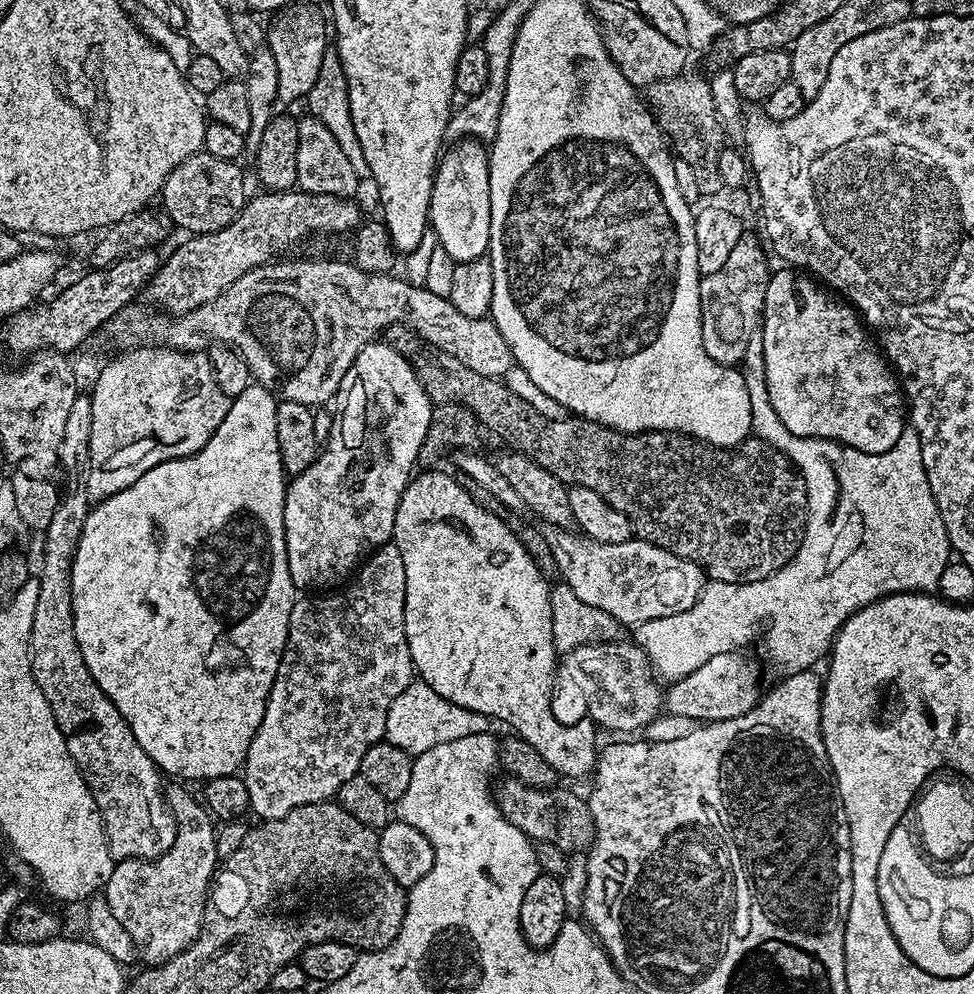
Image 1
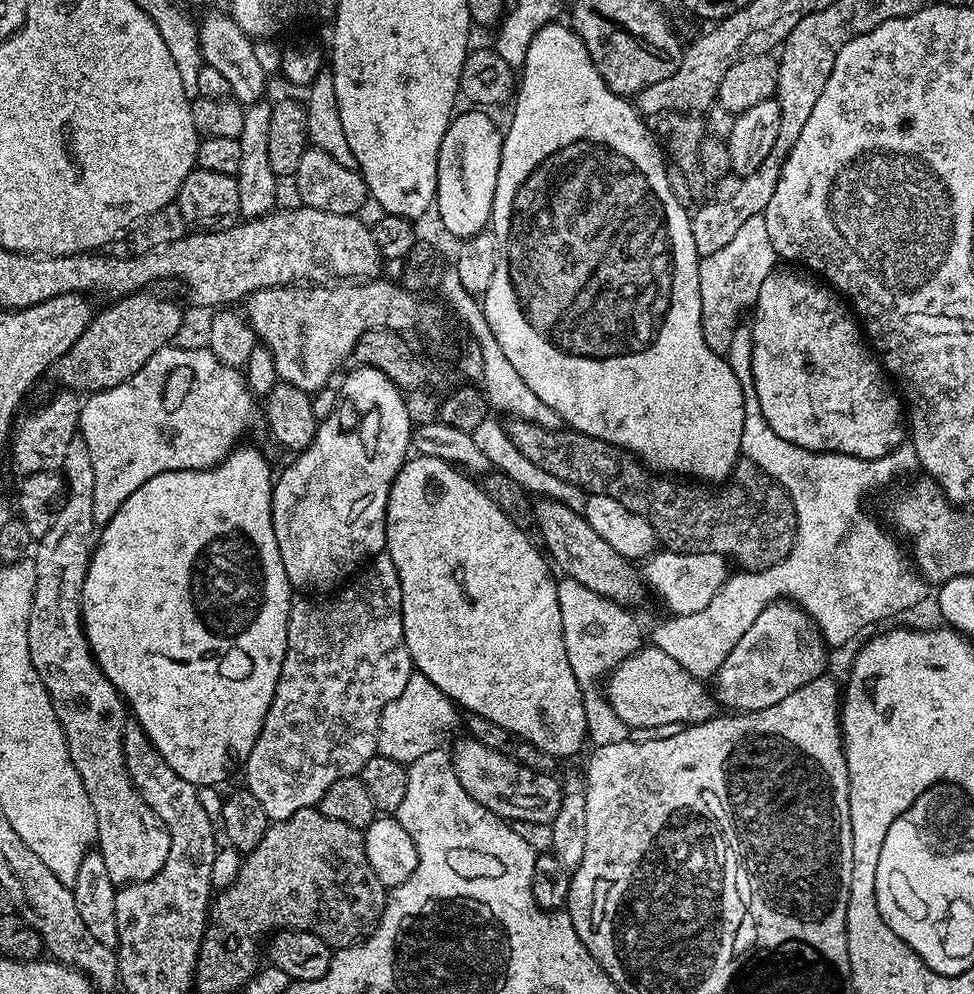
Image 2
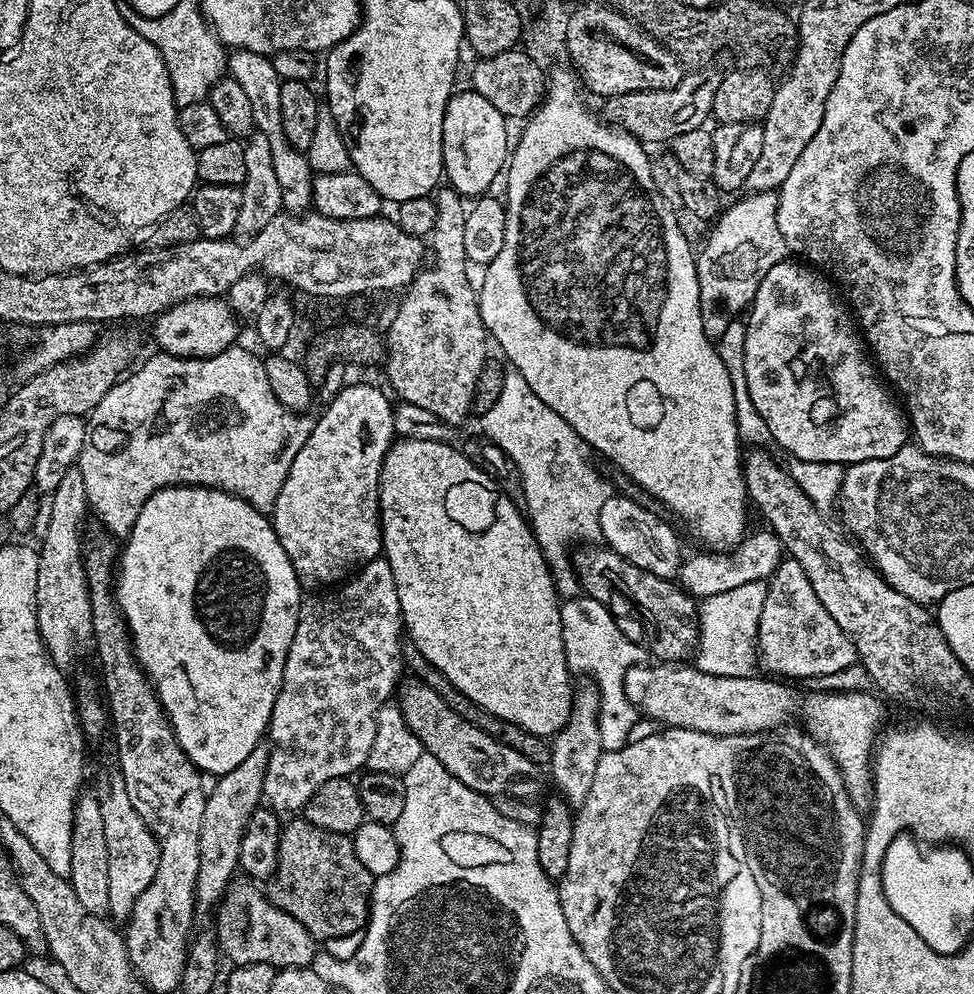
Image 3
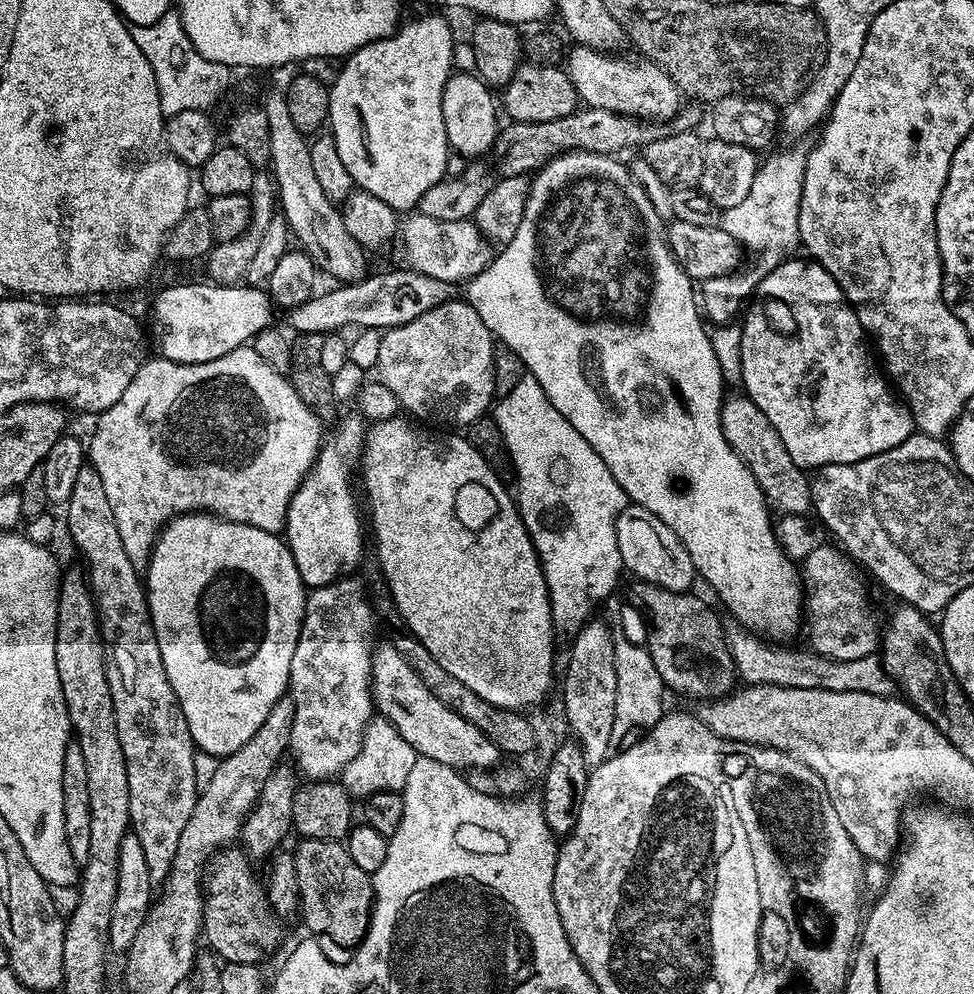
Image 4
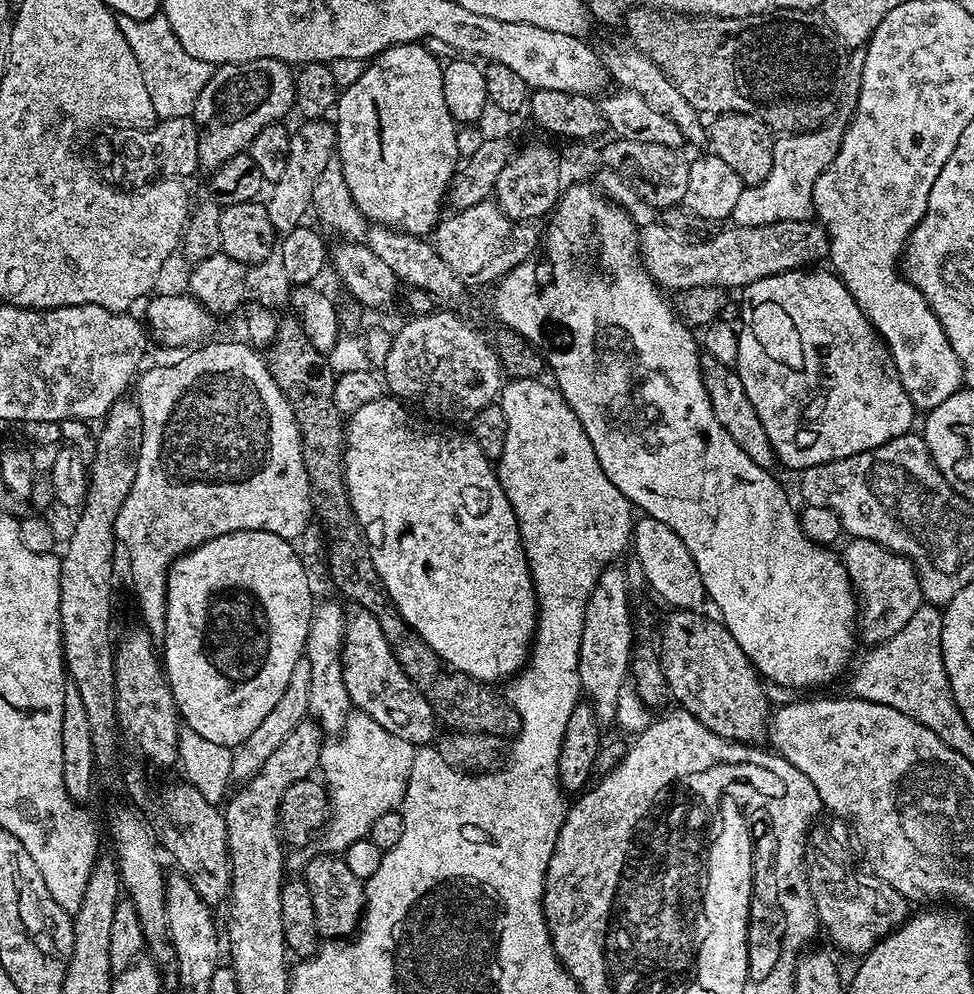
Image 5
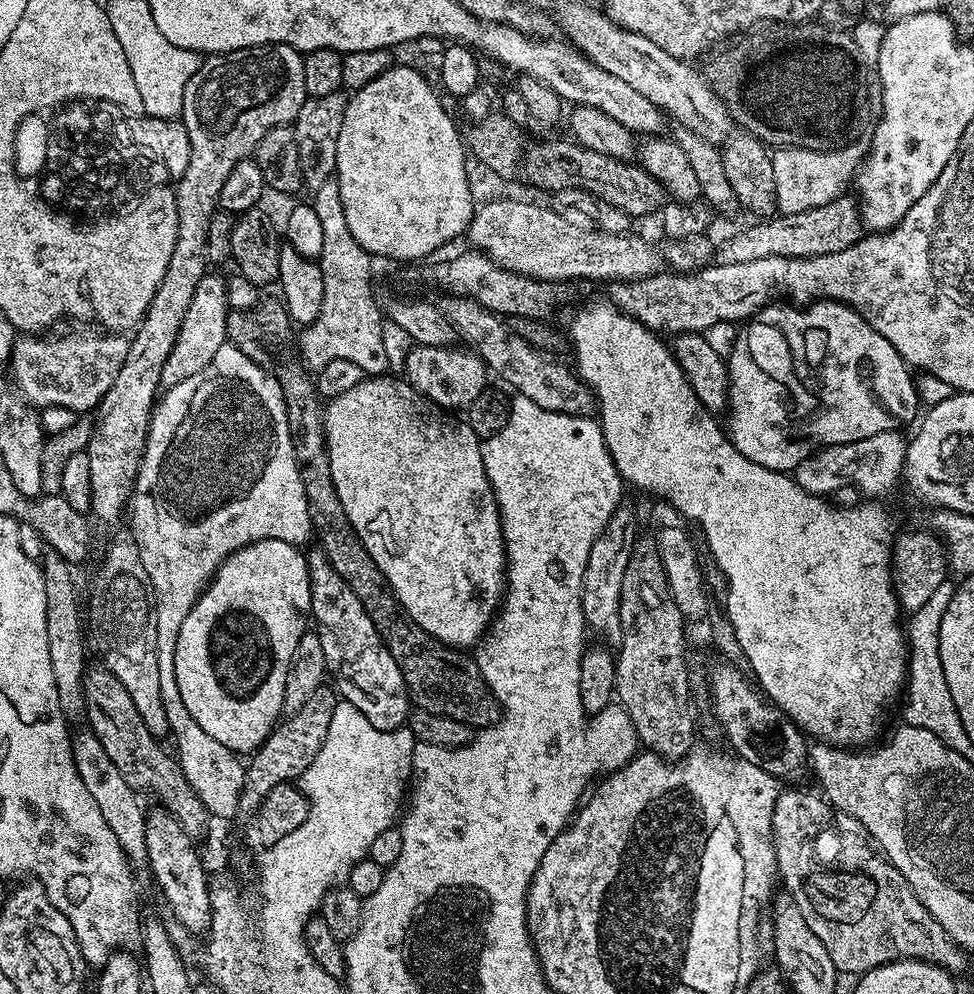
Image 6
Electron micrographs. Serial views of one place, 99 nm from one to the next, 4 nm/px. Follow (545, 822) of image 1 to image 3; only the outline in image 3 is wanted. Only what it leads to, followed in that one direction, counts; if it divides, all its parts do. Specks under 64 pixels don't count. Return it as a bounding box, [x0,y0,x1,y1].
[398,678,544,800]

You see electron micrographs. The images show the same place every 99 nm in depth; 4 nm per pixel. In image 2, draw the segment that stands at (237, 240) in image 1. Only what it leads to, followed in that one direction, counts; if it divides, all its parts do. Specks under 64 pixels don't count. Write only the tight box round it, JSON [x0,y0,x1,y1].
[51,290,184,394]

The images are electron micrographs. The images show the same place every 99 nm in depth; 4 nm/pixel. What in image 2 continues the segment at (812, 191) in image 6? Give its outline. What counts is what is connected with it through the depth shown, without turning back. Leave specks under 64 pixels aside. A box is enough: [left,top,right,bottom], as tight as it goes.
[700,215,778,354]

